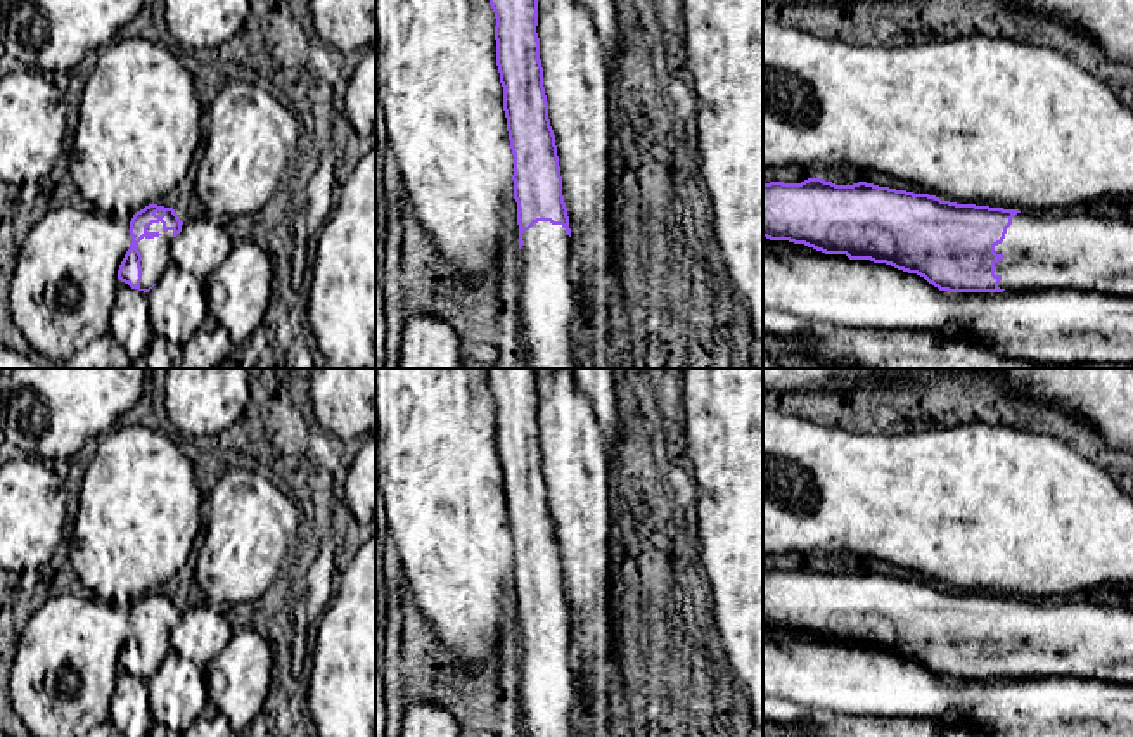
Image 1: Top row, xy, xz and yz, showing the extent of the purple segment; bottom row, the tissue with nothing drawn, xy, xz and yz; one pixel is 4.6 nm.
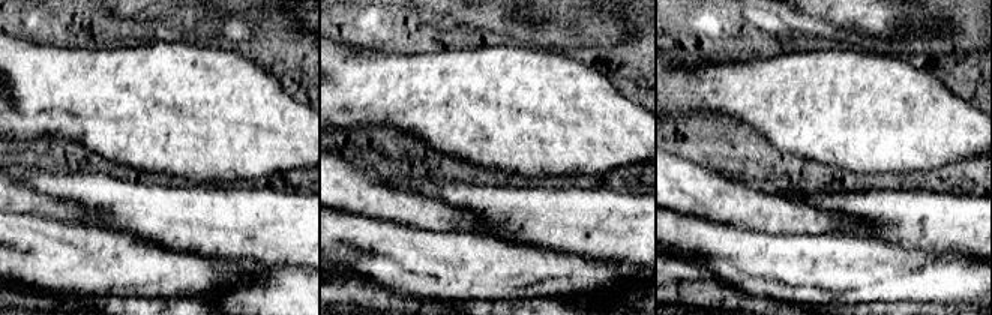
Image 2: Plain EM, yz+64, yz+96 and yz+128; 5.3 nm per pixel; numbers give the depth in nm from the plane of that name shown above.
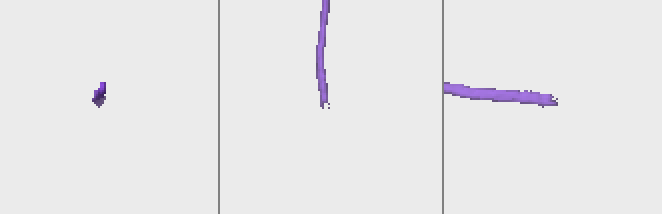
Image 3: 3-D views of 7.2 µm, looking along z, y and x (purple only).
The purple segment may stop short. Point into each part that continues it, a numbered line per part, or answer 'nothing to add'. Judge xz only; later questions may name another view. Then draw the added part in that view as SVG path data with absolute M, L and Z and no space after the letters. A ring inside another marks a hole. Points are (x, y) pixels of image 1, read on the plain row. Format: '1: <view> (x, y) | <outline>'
1: xz (549, 699) | M538 609L522 621L519 709L522 737L578 737L578 689L571 668L571 625L562 612Z

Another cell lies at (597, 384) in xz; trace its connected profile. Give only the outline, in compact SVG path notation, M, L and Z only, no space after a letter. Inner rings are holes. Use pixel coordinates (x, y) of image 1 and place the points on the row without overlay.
M574 368L574 374L604 434L609 464L616 469L621 426L612 368Z

